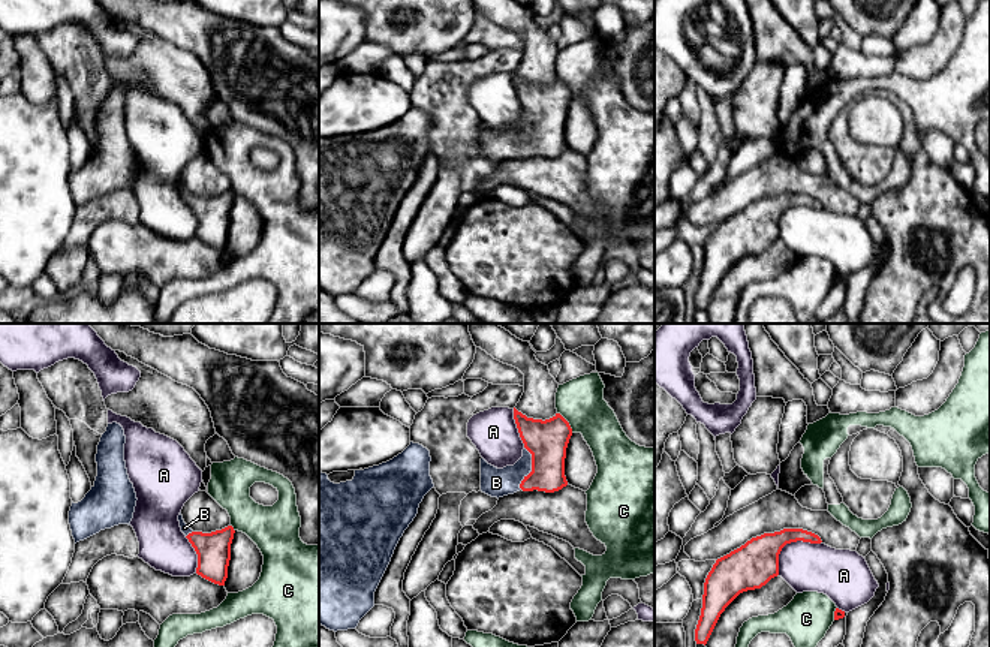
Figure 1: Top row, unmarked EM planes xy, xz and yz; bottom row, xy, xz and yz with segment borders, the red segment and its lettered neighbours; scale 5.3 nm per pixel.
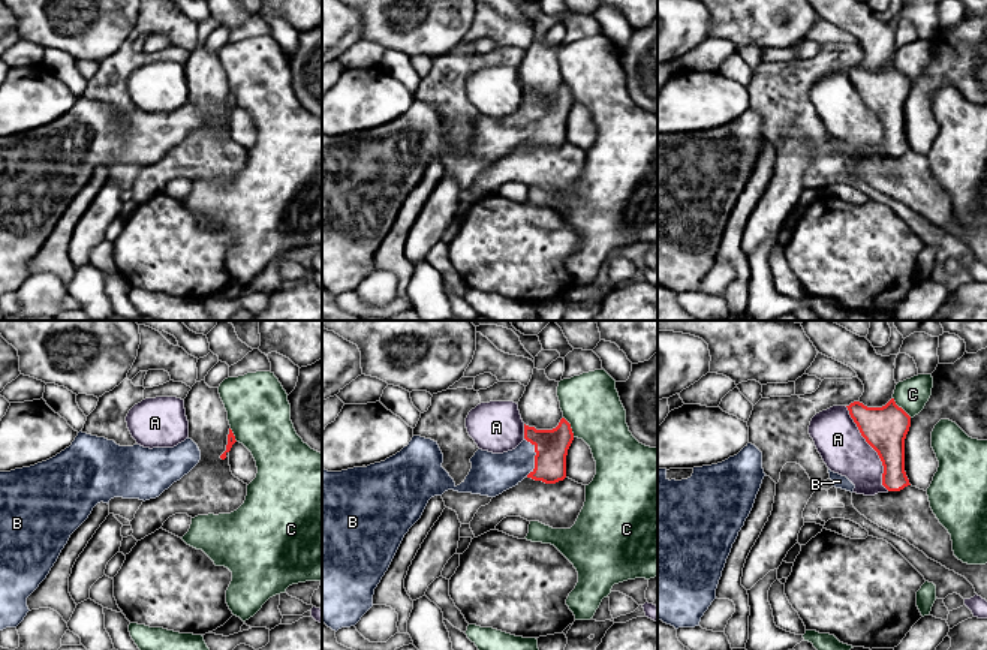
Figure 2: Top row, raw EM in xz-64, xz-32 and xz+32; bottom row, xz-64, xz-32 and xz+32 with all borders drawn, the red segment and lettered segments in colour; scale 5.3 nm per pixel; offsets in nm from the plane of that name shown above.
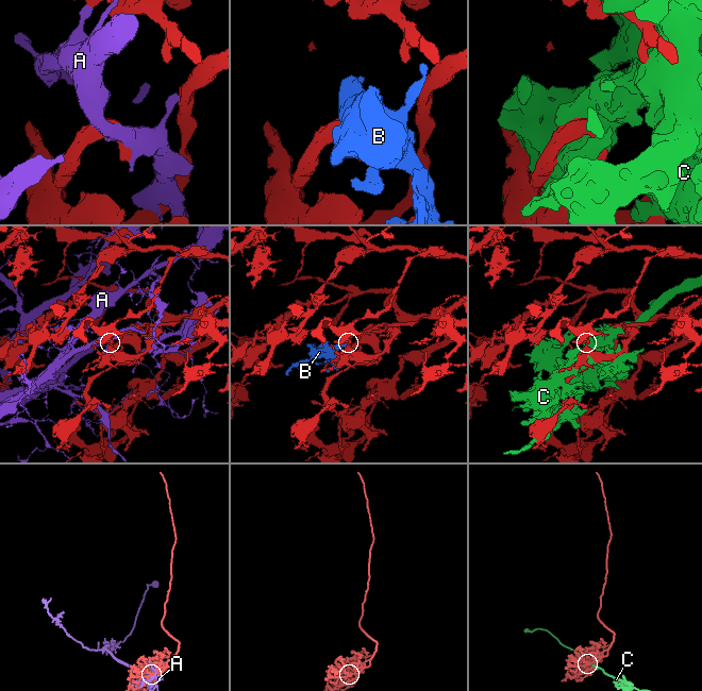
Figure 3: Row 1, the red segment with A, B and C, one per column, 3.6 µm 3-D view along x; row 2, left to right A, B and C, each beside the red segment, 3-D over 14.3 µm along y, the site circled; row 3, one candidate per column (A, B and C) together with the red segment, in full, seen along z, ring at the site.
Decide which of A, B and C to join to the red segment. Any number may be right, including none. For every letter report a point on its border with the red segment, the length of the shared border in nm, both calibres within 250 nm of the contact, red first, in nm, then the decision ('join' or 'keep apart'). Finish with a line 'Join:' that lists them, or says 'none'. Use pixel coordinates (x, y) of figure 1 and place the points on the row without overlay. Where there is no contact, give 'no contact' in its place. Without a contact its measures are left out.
A: meets red in yz at (788, 207); contact 300 nm long; 240 nm thick on the red side, 260 nm on the other; keep apart
B: meets red in xz at (532, 123); contact 130 nm long; 220 nm thick on the red side, 160 nm on the other; join
C: meets red in xz at (568, 87); contact 140 nm long; 220 nm thick on the red side, 240 nm on the other; keep apart
Join: B

